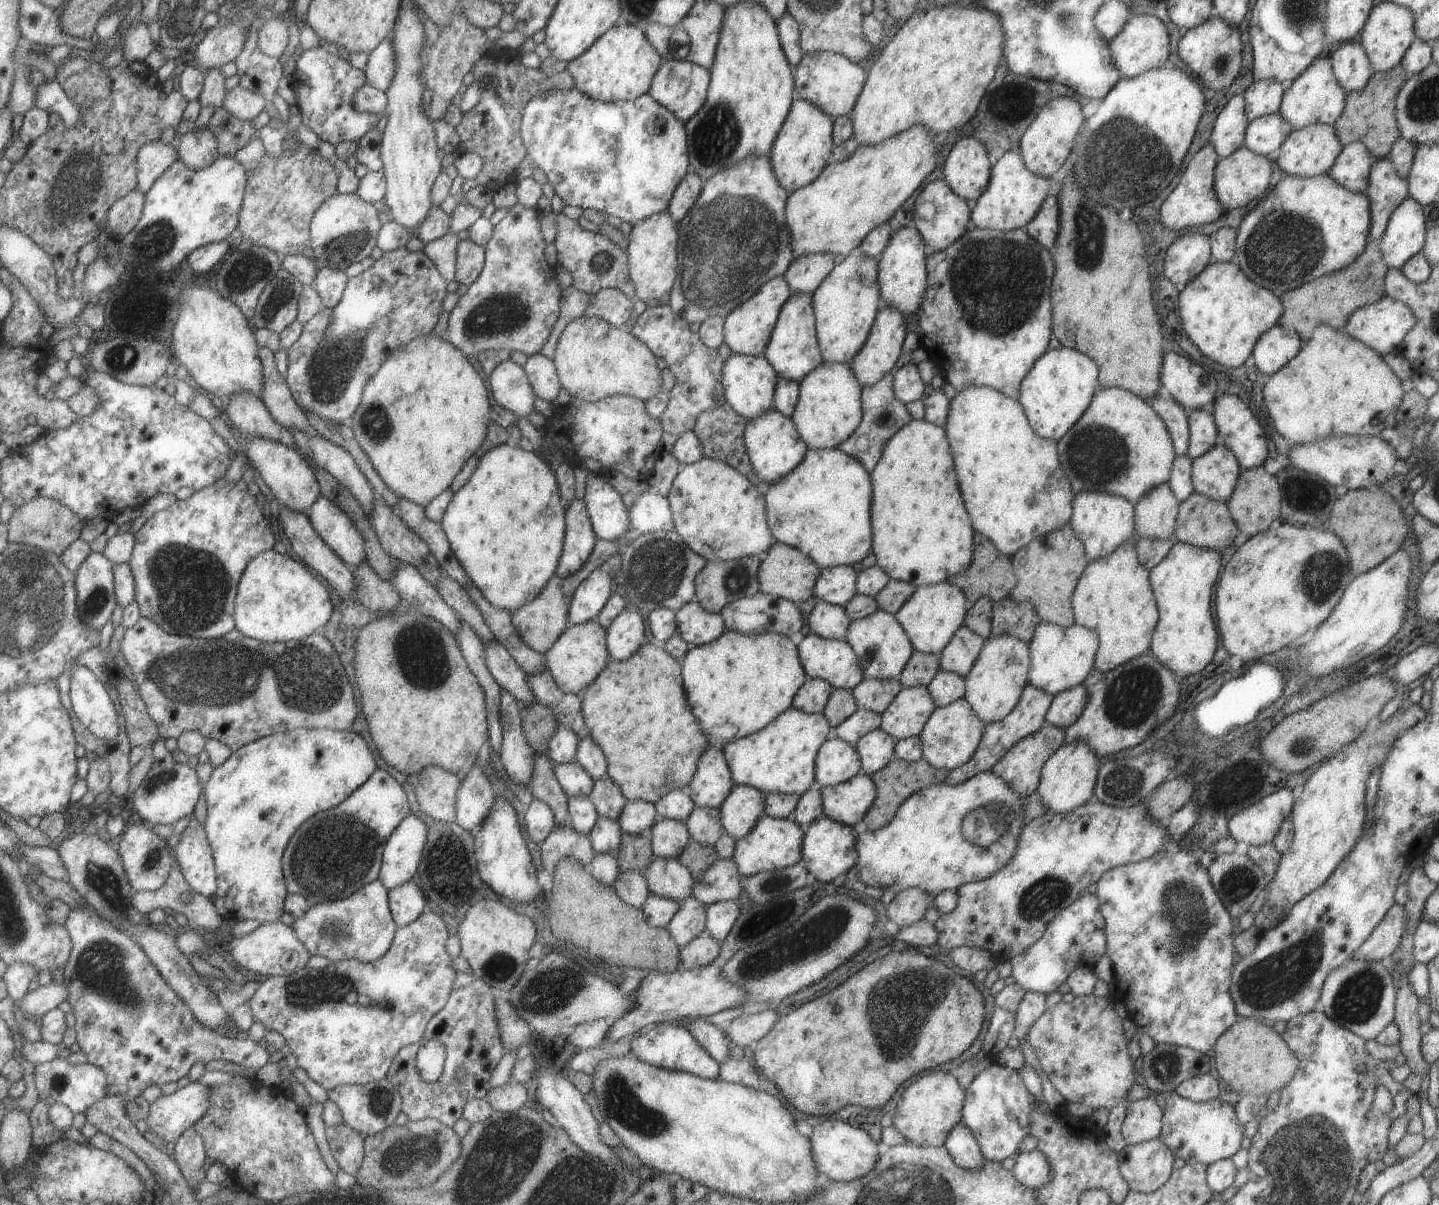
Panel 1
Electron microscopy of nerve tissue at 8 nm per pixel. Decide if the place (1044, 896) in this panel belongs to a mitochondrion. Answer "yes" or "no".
yes

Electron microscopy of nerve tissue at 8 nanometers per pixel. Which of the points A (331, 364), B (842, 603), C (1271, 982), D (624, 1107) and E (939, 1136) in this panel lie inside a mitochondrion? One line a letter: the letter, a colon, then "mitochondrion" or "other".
A: mitochondrion
B: other
C: mitochondrion
D: mitochondrion
E: other

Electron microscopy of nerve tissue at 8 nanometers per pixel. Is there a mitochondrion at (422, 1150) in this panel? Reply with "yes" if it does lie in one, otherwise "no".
yes

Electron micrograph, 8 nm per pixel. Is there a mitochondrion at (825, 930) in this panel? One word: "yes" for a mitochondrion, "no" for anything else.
yes

